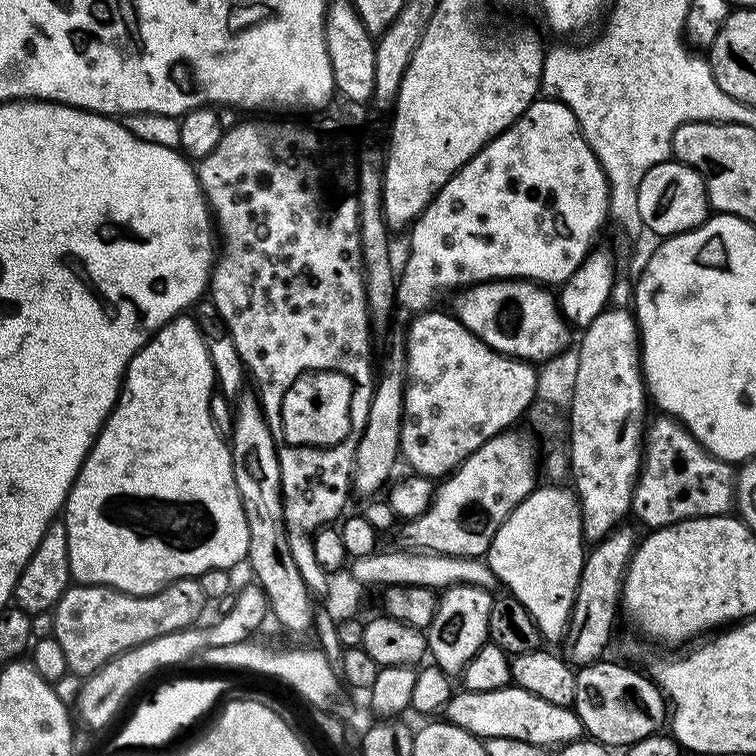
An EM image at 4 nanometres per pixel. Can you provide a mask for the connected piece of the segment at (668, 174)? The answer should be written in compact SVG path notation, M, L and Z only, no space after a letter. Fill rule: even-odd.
M675 158L663 160L658 166L646 170L646 178L638 186L638 214L653 237L679 236L700 227L710 215L708 185L698 170L681 164Z

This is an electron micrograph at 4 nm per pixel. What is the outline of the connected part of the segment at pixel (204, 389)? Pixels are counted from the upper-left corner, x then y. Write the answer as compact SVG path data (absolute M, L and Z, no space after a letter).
M181 314L165 324L152 339L132 357L128 370L124 373L116 407L104 421L99 436L88 451L88 459L80 469L76 483L62 509L62 523L68 534L68 561L72 571L72 580L80 586L99 586L114 588L117 592L125 592L131 596L153 596L161 592L168 584L181 578L198 578L211 568L235 569L236 563L243 561L248 554L248 519L244 513L244 501L240 499L240 491L236 485L236 475L232 473L232 449L220 437L216 424L212 421L212 386L214 390L214 371L209 345L200 328L191 320L191 315Z

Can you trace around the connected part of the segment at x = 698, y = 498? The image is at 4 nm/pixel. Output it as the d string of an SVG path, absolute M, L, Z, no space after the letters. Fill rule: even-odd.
M664 420L647 429L642 467L632 492L631 515L637 516L648 530L668 528L699 516L728 516L738 491L733 465L710 455L687 428Z

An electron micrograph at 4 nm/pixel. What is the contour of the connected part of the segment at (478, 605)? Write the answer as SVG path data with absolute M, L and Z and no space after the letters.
M456 584L439 593L436 613L426 629L428 652L435 667L456 678L463 673L464 667L478 654L482 645L489 643L488 623L494 596L489 589L476 584Z

